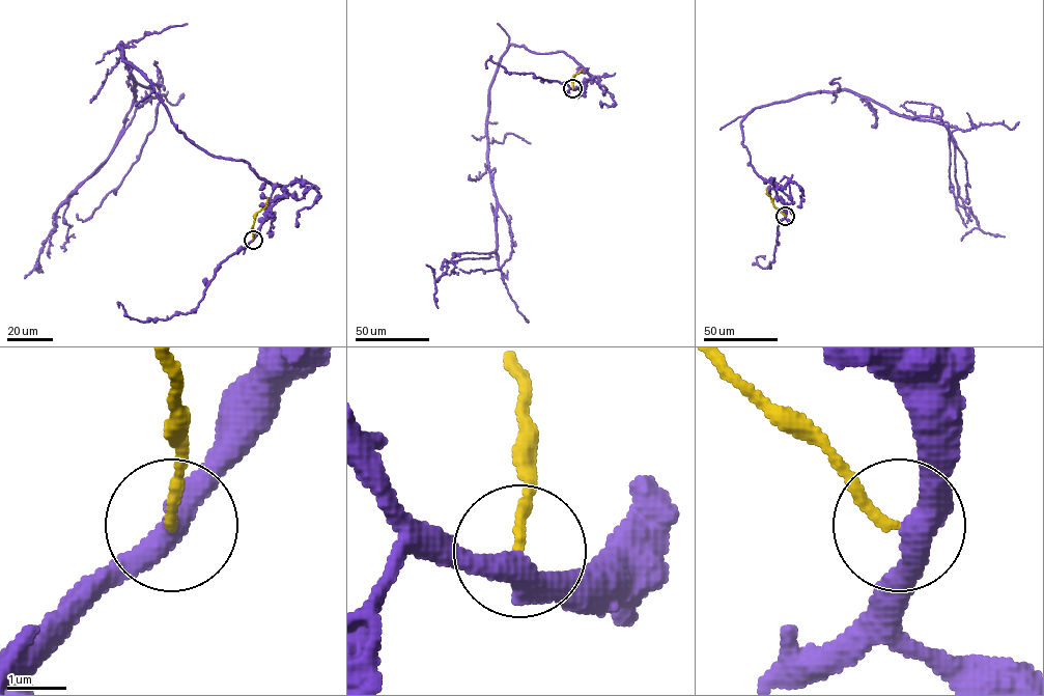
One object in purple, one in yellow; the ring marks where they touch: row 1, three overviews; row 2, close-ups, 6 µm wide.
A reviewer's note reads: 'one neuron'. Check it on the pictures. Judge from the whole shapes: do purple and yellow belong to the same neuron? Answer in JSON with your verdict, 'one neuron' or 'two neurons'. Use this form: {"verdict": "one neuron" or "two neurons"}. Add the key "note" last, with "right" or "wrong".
{"verdict": "two neurons", "note": "wrong"}

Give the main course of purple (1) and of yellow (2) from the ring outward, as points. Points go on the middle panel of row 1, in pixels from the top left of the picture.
1: (572, 88), (592, 79), (561, 51), (510, 45), (500, 59), (486, 120), (496, 248), (447, 262), (438, 308)
2: (572, 88), (572, 77), (582, 70)

